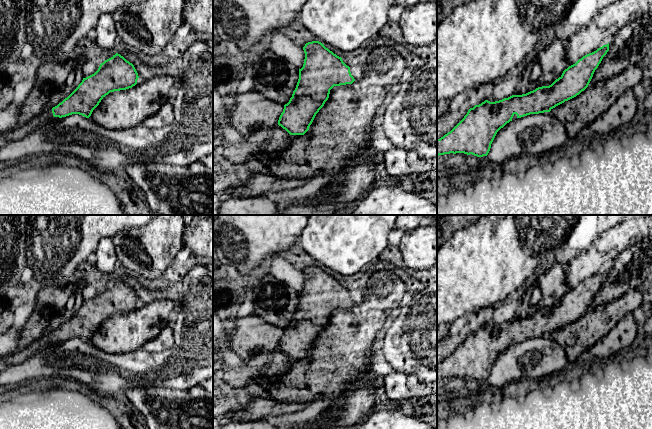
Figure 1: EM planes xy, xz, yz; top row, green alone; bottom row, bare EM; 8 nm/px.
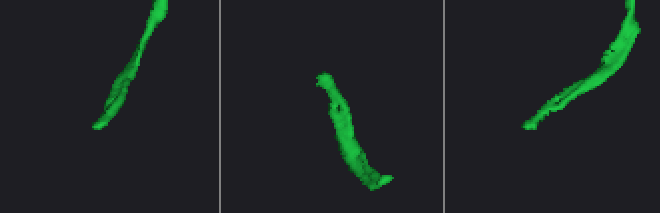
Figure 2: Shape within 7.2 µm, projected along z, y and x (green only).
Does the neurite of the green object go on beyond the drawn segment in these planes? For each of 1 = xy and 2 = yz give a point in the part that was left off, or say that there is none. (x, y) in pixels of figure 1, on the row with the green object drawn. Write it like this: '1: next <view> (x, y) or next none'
1: next xy (49, 114)
2: next yz (632, 43)

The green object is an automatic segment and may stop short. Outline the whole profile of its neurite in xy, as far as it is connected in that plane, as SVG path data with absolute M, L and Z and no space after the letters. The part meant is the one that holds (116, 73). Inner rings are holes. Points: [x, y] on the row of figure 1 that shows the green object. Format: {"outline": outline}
{"outline": "M116 53L101 63L94 74L83 78L67 98L47 111L45 117L56 120L79 114L89 118L106 95L132 88L137 84L138 78L134 65Z"}

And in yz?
{"outline": "M648 12L625 25L616 33L610 43L583 56L575 64L565 69L551 85L538 87L526 94L512 95L495 102L485 100L470 108L464 118L450 132L437 139L437 157L450 153L472 154L477 157L487 156L497 132L512 121L515 114L517 118L521 118L530 114L550 112L556 106L579 95L587 87L617 76L629 66L637 66L639 61L651 51L652 12Z"}

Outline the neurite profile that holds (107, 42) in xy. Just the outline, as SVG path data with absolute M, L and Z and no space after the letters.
M102 14L95 26L98 52L107 56L116 54L121 47L112 14Z

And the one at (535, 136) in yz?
M550 112L530 114L501 128L487 157L499 169L511 158L542 159L564 151L568 140L564 125Z

